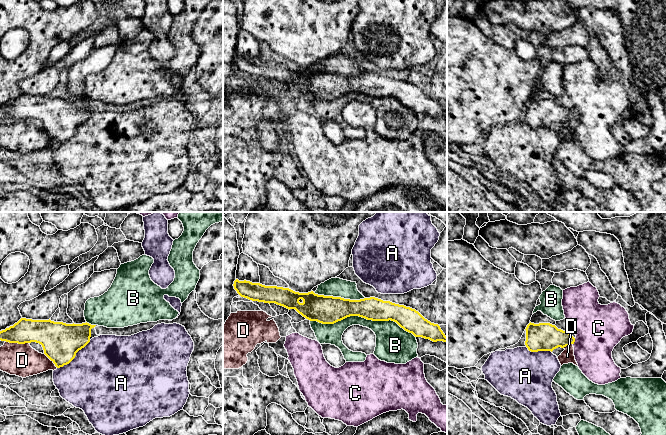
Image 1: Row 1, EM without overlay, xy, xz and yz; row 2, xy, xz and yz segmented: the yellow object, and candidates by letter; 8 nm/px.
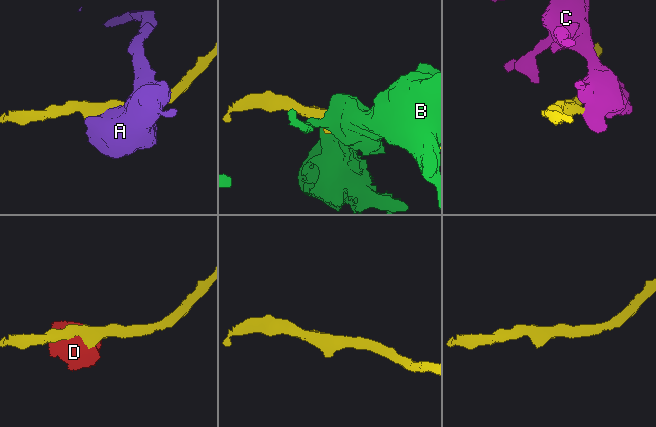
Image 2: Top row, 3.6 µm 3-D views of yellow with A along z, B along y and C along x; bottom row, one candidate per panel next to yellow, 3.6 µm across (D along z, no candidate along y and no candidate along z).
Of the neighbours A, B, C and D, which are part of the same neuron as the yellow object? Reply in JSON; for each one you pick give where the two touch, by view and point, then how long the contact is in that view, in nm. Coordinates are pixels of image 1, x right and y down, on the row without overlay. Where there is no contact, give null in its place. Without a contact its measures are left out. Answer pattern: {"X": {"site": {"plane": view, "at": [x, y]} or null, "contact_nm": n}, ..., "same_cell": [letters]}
{"same_cell": []}

